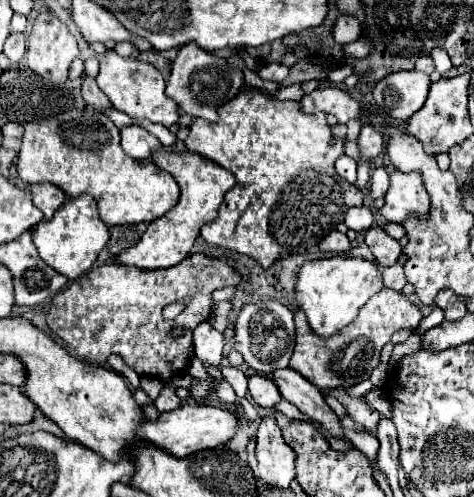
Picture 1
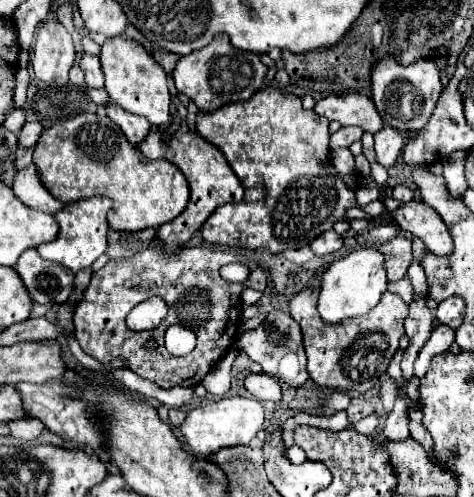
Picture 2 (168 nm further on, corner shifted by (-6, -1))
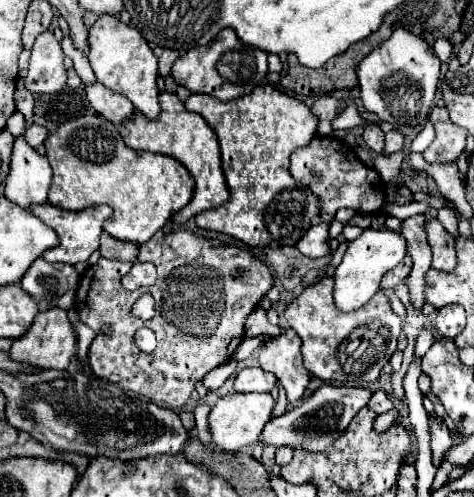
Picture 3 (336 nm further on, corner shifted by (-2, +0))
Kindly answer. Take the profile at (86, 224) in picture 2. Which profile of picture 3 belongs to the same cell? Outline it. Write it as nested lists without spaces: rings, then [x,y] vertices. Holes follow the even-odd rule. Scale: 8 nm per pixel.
[[[36,204],[30,208],[30,212],[34,216],[38,216],[46,226],[50,226],[58,238],[60,238],[60,246],[44,252],[44,260],[46,262],[64,262],[64,264],[76,264],[76,262],[86,262],[90,258],[90,254],[94,250],[98,250],[100,246],[100,234],[102,234],[102,222],[112,214],[112,208],[108,206],[90,206],[86,210],[80,212],[70,212],[70,210],[62,210],[56,208],[52,204]]]

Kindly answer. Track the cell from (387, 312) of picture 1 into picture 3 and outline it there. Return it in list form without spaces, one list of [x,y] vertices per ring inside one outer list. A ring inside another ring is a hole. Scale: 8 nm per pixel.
[[[332,278],[308,286],[288,308],[286,322],[302,338],[304,366],[322,380],[340,380],[346,386],[366,386],[378,380],[384,364],[396,352],[396,338],[402,332],[402,320],[394,314],[384,292],[376,292],[362,308],[340,312],[332,298]]]

